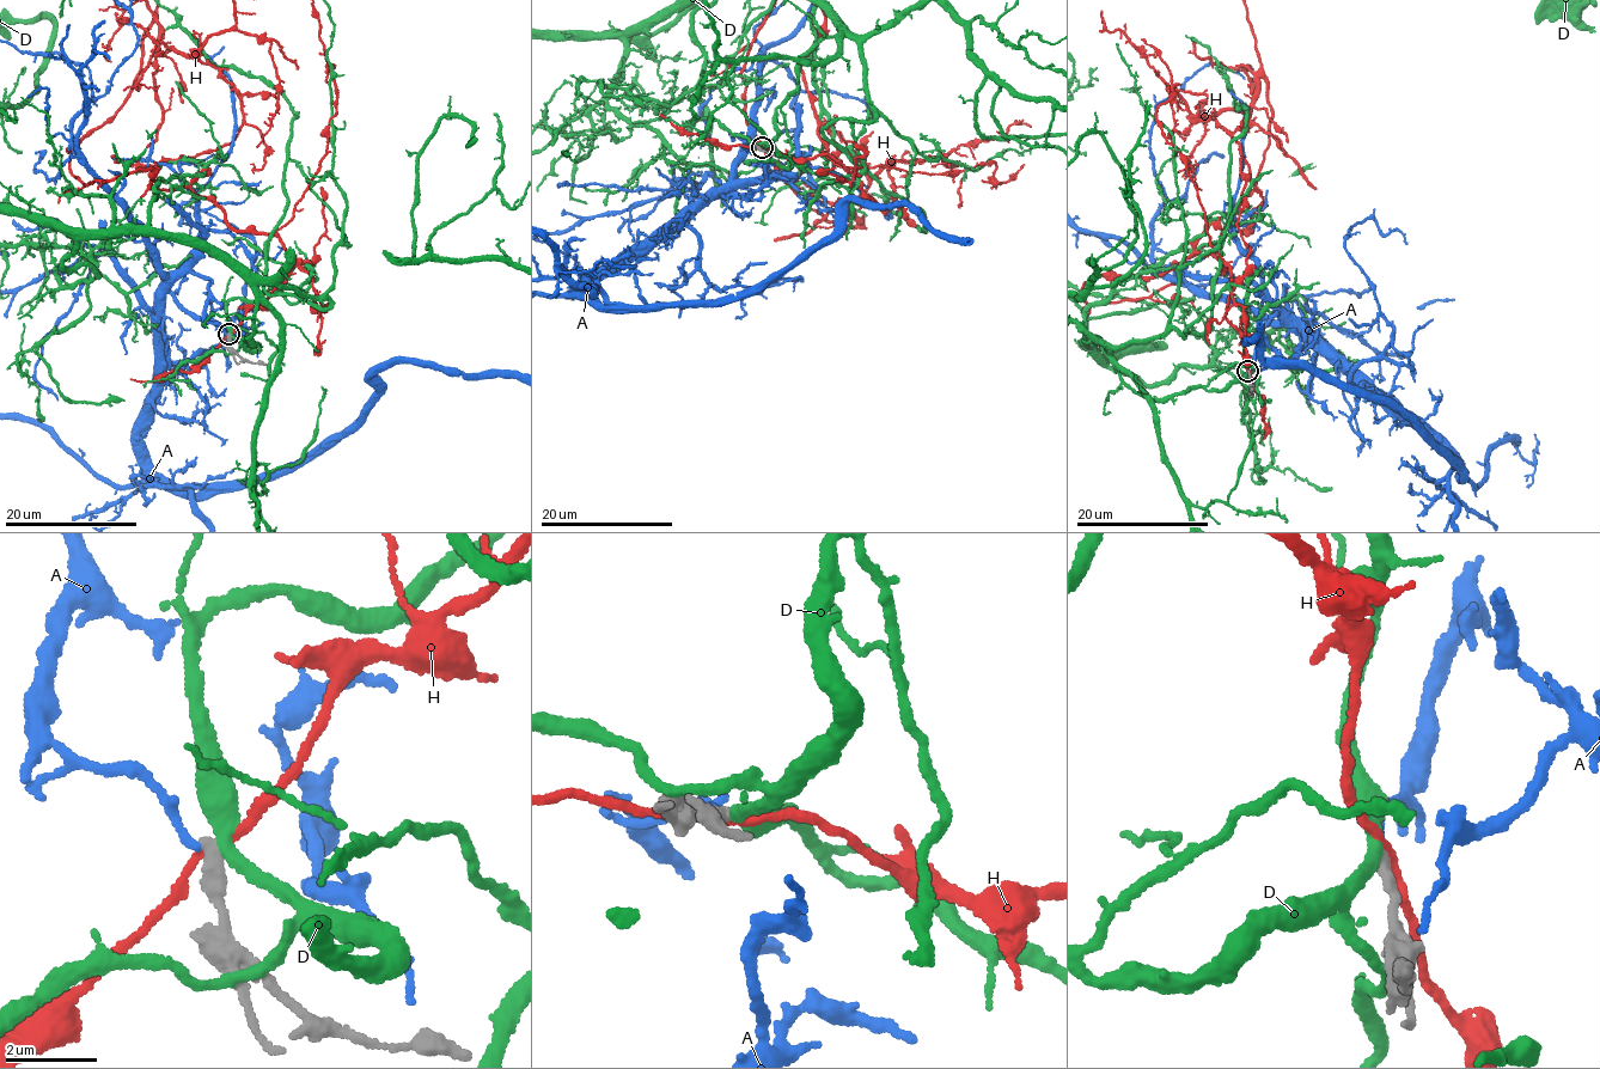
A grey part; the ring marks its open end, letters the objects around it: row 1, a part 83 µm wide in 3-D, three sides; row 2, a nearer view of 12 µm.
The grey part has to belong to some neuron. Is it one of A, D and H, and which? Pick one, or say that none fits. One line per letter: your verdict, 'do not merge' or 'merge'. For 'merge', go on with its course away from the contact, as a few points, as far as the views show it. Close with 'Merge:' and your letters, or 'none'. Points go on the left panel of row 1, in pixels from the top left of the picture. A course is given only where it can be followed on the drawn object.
A: do not merge
D: do not merge
H: do not merge
Merge: none

